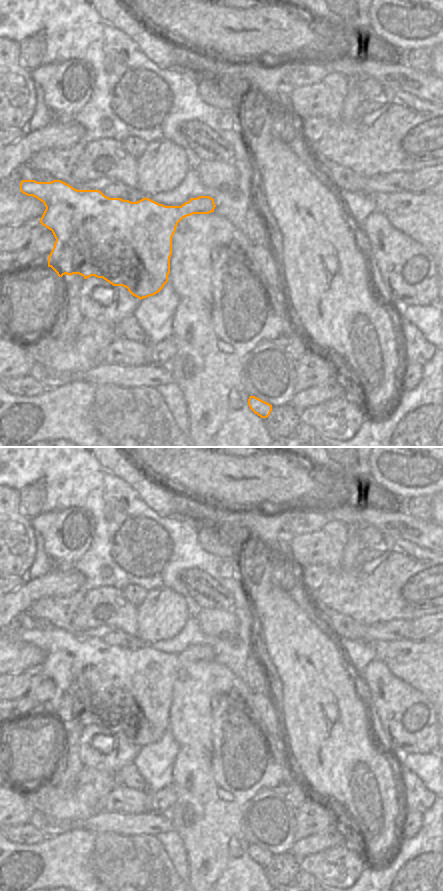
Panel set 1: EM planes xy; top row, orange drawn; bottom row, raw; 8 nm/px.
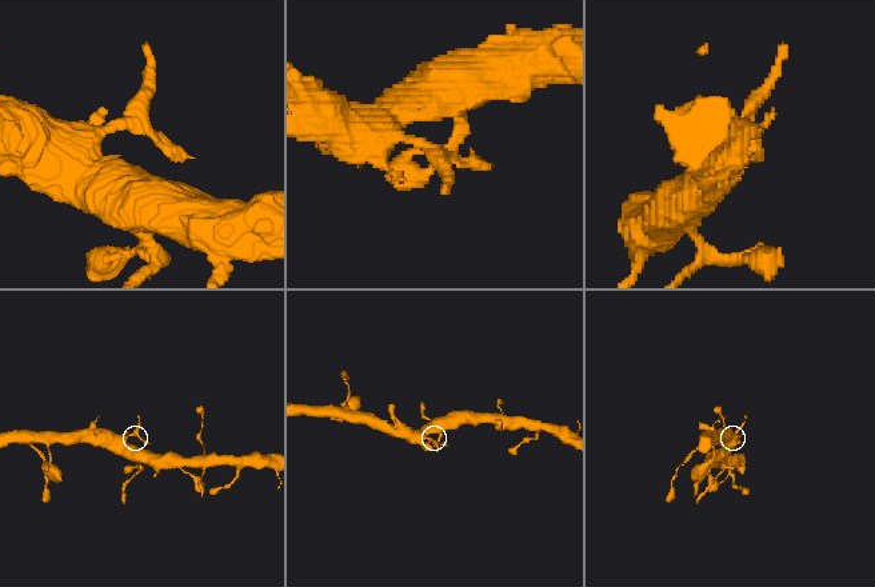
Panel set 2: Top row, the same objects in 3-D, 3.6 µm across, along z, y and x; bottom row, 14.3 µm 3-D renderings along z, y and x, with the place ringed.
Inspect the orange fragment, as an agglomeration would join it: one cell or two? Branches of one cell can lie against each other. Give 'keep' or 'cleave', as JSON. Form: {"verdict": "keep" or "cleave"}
{"verdict": "cleave"}

